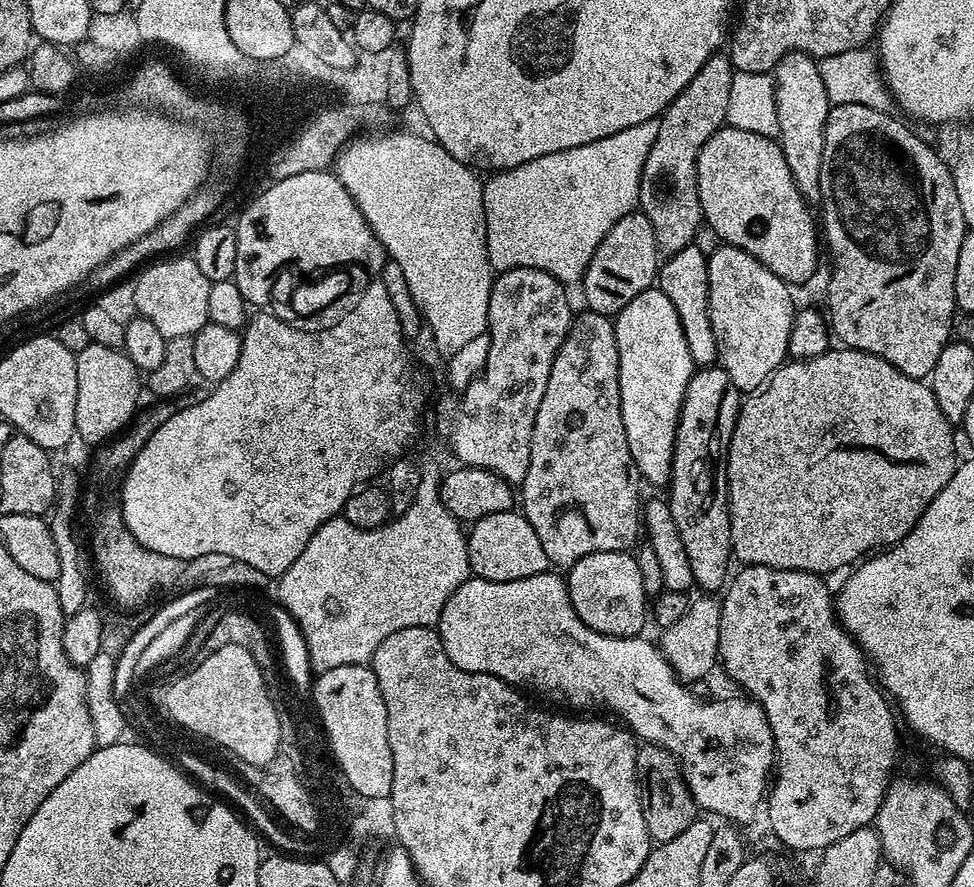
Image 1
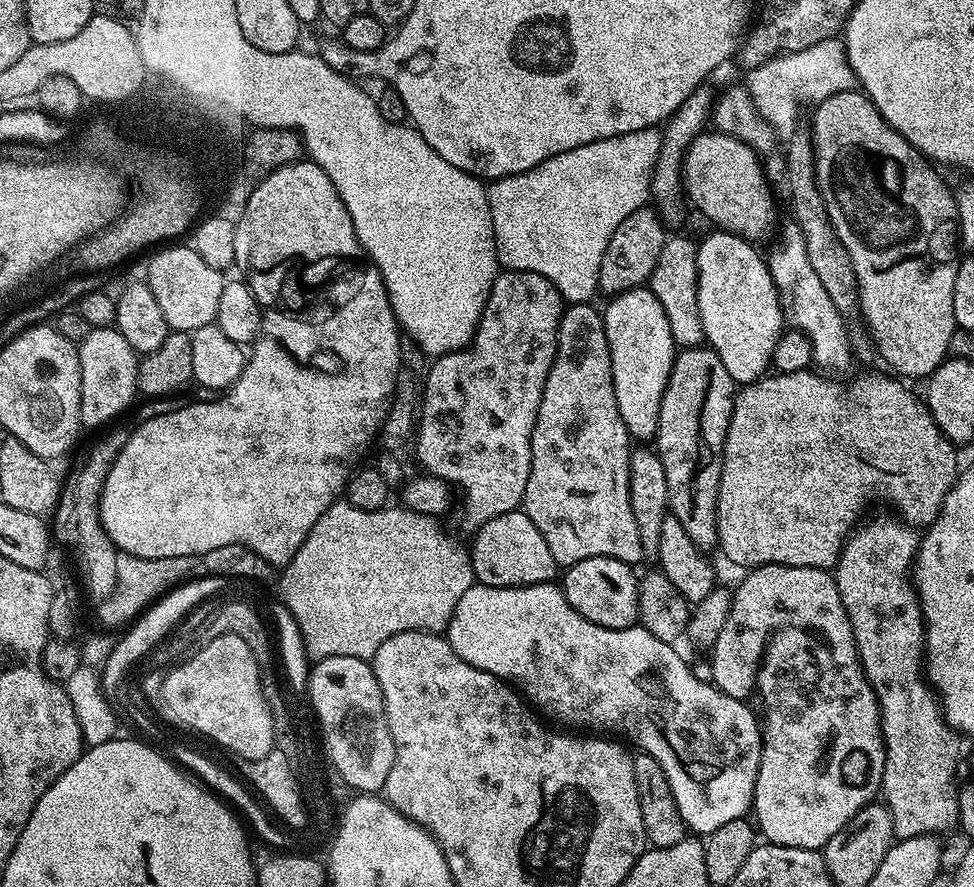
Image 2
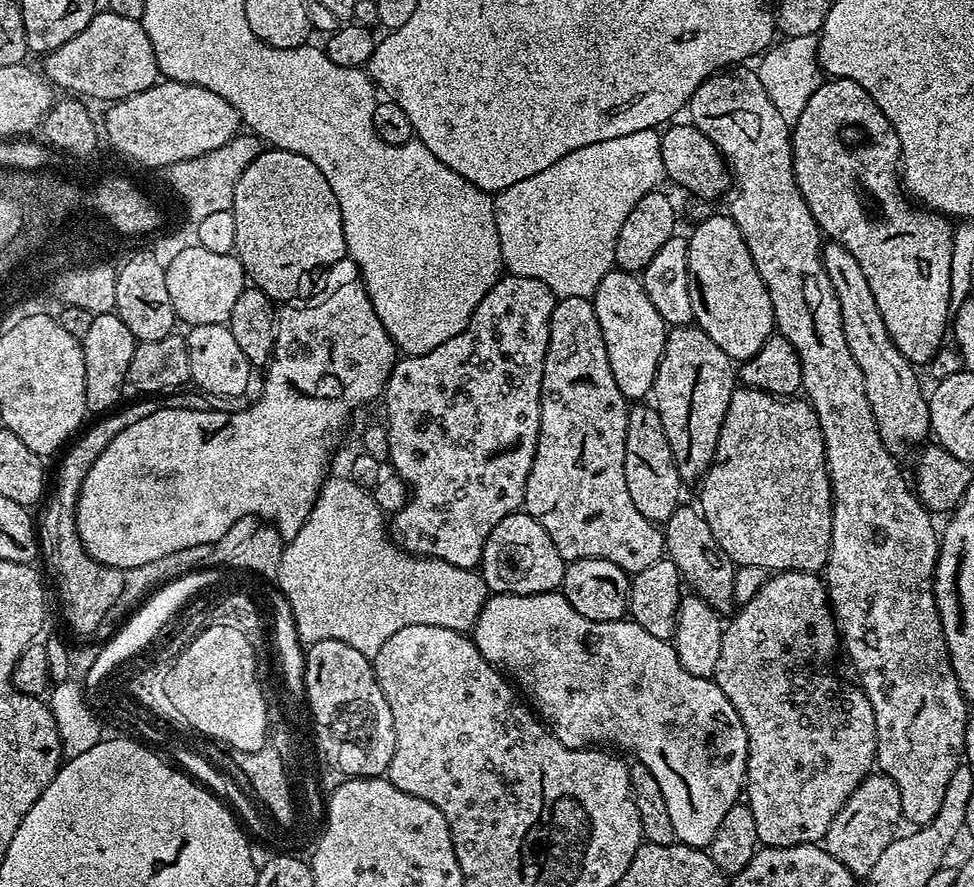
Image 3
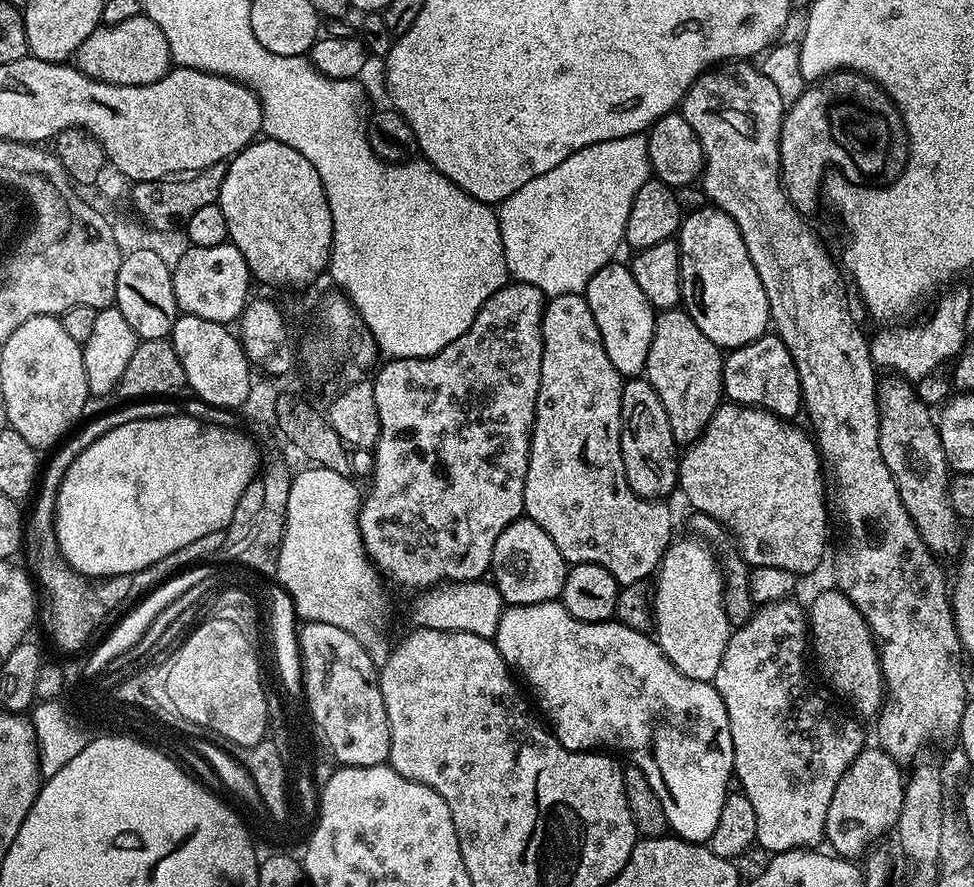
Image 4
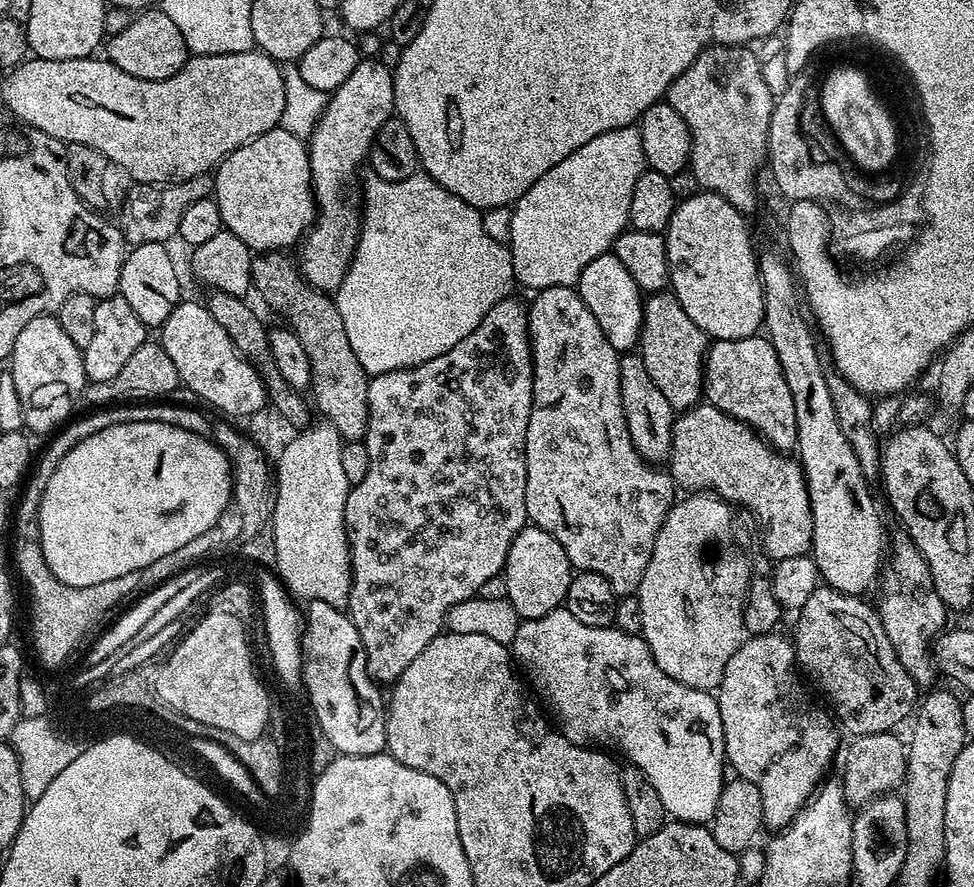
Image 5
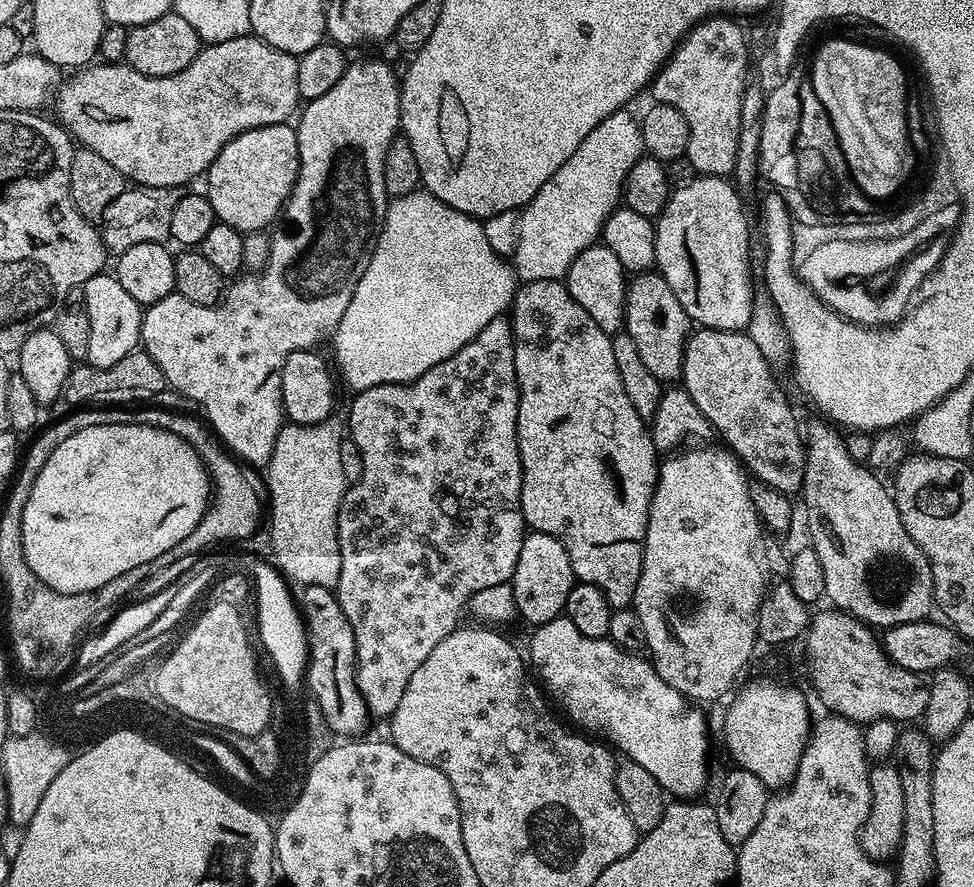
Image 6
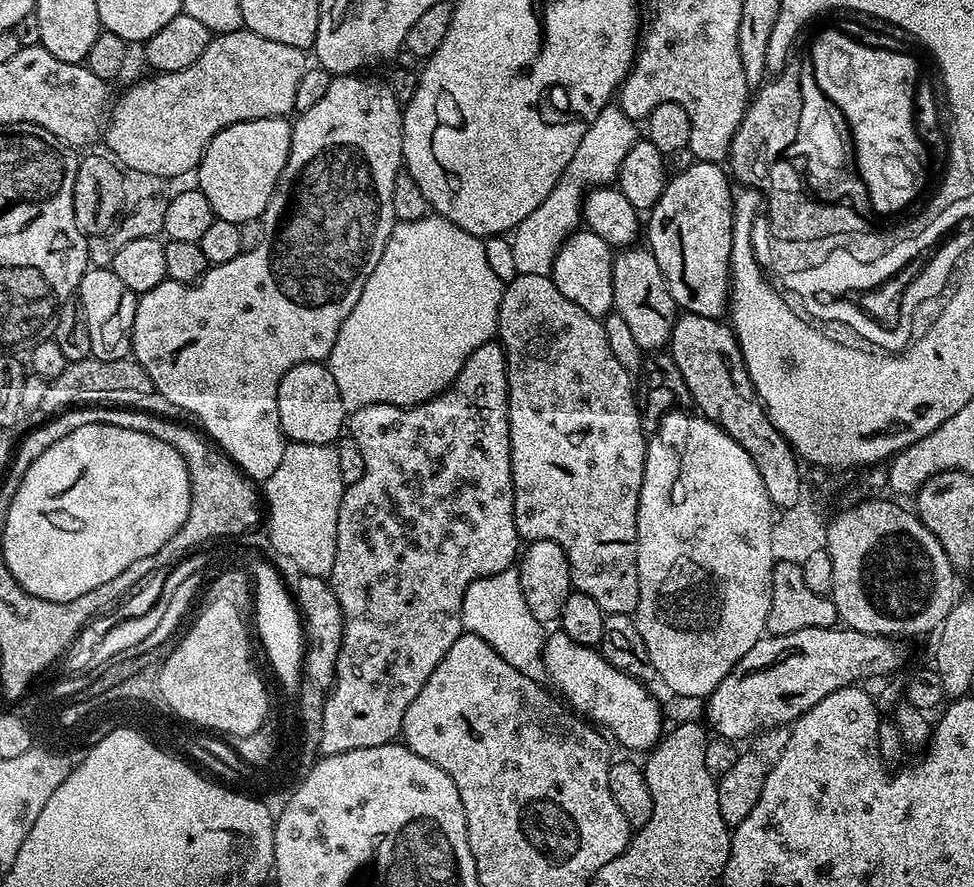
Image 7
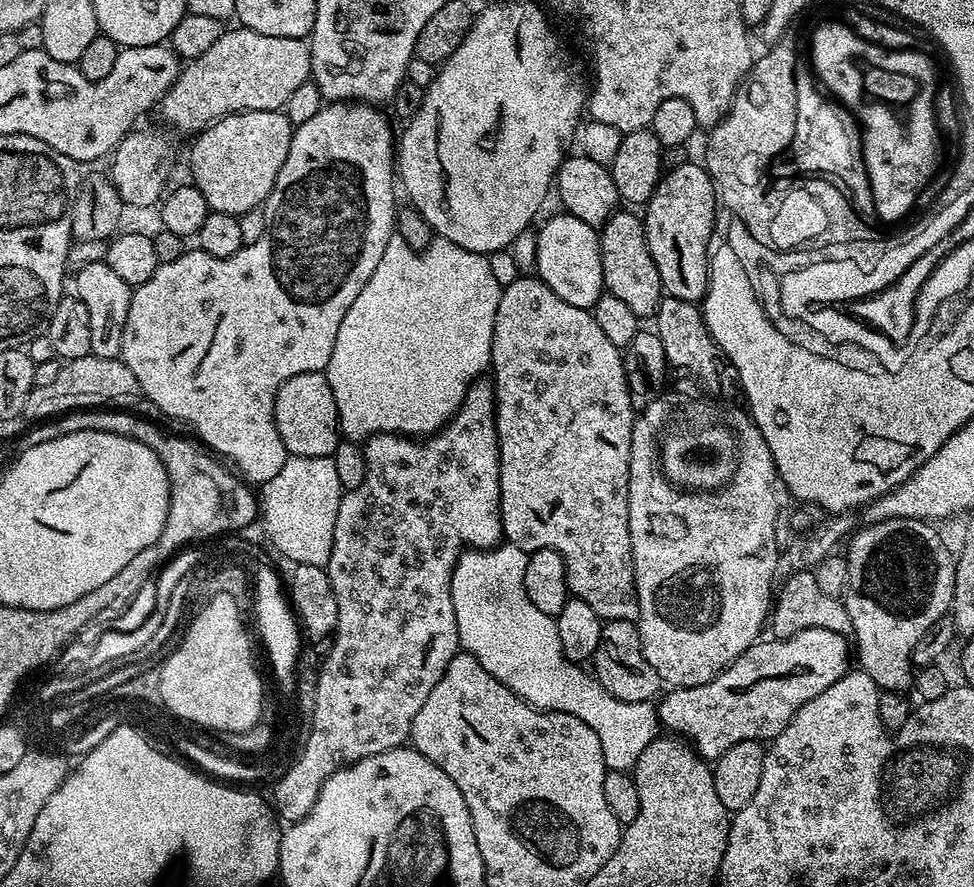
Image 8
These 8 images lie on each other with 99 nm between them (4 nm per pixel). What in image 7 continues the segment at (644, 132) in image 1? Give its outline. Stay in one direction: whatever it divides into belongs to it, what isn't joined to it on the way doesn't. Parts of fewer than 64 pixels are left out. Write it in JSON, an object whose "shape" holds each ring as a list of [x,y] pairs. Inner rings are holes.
{"shape":[[[615,103],[607,104],[602,114],[590,122],[590,130],[586,130],[582,142],[578,142],[578,150],[574,150],[574,158],[570,158],[554,190],[546,194],[546,202],[542,202],[542,206],[538,206],[538,210],[533,210],[528,217],[522,218],[522,222],[511,233],[517,273],[543,276],[551,273],[556,251],[581,227],[586,193],[593,186],[611,185],[619,177],[622,162],[626,154],[630,154],[630,146],[637,142],[636,128],[637,121],[632,120]]]}

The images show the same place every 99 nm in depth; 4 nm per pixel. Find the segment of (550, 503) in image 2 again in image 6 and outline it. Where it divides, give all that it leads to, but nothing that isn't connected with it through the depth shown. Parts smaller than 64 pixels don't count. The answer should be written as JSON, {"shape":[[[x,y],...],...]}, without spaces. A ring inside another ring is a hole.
{"shape":[[[530,280],[521,283],[516,289],[516,297],[512,300],[510,319],[514,338],[514,370],[520,391],[518,450],[524,471],[520,509],[524,515],[525,525],[531,531],[558,538],[558,542],[562,542],[570,558],[572,573],[576,575],[577,581],[598,586],[598,590],[602,590],[611,608],[615,610],[629,607],[636,593],[638,578],[642,574],[646,526],[658,475],[658,453],[650,435],[649,425],[638,414],[638,410],[634,410],[634,402],[630,402],[630,397],[626,394],[626,386],[622,386],[622,374],[618,374],[618,362],[614,362],[612,336],[604,332],[602,326],[598,326],[598,322],[594,322],[594,318],[590,318],[590,314],[586,314],[582,306],[578,306],[578,302],[574,302],[567,283],[558,280]]]}

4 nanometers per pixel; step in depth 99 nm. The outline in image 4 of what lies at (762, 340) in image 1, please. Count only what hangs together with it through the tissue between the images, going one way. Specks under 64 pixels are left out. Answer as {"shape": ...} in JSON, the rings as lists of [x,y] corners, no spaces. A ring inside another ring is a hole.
{"shape":[[[715,206],[689,211],[680,221],[678,243],[682,307],[690,314],[690,318],[694,318],[698,330],[702,330],[702,334],[706,334],[706,338],[710,338],[710,342],[722,350],[740,348],[765,335],[770,328],[766,290],[762,286],[762,278],[758,278],[758,270],[754,270],[754,262],[750,262],[746,242],[742,242],[742,234],[736,223]]]}

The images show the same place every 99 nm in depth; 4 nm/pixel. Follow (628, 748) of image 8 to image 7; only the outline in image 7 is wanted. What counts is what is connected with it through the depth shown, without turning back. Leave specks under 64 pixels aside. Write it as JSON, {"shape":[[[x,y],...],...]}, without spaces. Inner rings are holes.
{"shape":[[[515,567],[475,580],[466,590],[460,613],[465,629],[490,642],[490,646],[494,646],[494,650],[514,666],[514,670],[520,670],[531,680],[540,680],[545,675],[542,661],[546,628],[538,618],[534,618],[534,614],[530,614],[526,598],[522,598],[520,573]]]}

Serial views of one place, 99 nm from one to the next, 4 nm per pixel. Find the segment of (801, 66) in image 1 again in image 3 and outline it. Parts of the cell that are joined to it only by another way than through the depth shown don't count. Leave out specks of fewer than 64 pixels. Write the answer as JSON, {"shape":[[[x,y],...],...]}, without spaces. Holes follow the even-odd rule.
{"shape":[[[828,242],[821,247],[820,261],[826,270],[826,278],[830,278],[830,286],[834,286],[834,298],[838,298],[838,310],[842,314],[842,334],[846,334],[846,346],[850,346],[850,354],[854,354],[854,362],[858,362],[858,370],[862,370],[866,398],[870,402],[870,410],[874,414],[878,434],[890,455],[903,457],[903,452],[910,451],[915,444],[923,445],[925,443],[923,440],[929,439],[932,423],[926,388],[924,392],[919,378],[916,377],[917,369],[894,346],[886,330],[886,322],[882,322],[882,310],[878,310],[878,302],[874,302],[874,290],[870,290],[870,282],[866,282],[866,274],[862,274],[862,266],[858,266],[858,258],[854,258],[854,254],[846,250],[846,246]]]}

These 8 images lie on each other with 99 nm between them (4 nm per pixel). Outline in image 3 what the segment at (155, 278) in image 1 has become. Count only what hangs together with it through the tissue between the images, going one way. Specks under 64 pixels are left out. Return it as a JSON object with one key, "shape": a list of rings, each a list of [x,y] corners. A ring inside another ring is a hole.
{"shape":[[[202,247],[183,250],[164,269],[166,291],[170,294],[170,306],[174,306],[177,321],[185,325],[227,324],[238,300],[246,287],[244,268],[234,254],[213,254]]]}

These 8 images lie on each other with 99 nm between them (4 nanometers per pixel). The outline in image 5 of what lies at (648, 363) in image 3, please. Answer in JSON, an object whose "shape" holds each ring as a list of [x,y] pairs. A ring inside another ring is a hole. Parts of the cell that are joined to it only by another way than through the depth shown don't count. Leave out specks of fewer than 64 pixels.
{"shape":[[[611,251],[603,252],[586,270],[582,270],[578,291],[582,302],[598,318],[598,326],[602,326],[602,334],[614,346],[618,354],[628,354],[640,343],[640,328],[644,324],[644,300],[640,287],[630,278],[630,270],[618,262],[618,258],[613,256]]]}

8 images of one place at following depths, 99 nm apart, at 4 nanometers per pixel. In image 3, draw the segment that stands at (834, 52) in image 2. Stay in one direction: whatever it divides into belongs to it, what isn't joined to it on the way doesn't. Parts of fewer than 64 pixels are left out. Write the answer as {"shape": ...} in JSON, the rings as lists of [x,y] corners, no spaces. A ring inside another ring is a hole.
{"shape":[[[789,36],[773,43],[759,57],[760,68],[755,69],[756,77],[762,82],[766,94],[770,94],[770,102],[774,102],[778,114],[793,125],[796,119],[806,110],[806,102],[810,102],[810,94],[818,90],[822,83],[822,69],[820,67],[820,46],[816,36]]]}

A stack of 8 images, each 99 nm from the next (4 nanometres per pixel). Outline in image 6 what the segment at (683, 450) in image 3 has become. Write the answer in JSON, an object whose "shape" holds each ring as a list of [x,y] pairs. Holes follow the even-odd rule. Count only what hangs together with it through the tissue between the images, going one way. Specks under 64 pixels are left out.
{"shape":[[[659,271],[641,272],[628,280],[624,323],[629,338],[634,346],[638,346],[638,354],[642,362],[646,362],[650,374],[662,382],[679,381],[684,367],[684,346],[690,335],[690,321],[682,302],[678,302],[674,290],[670,290],[670,282],[666,282]]]}

